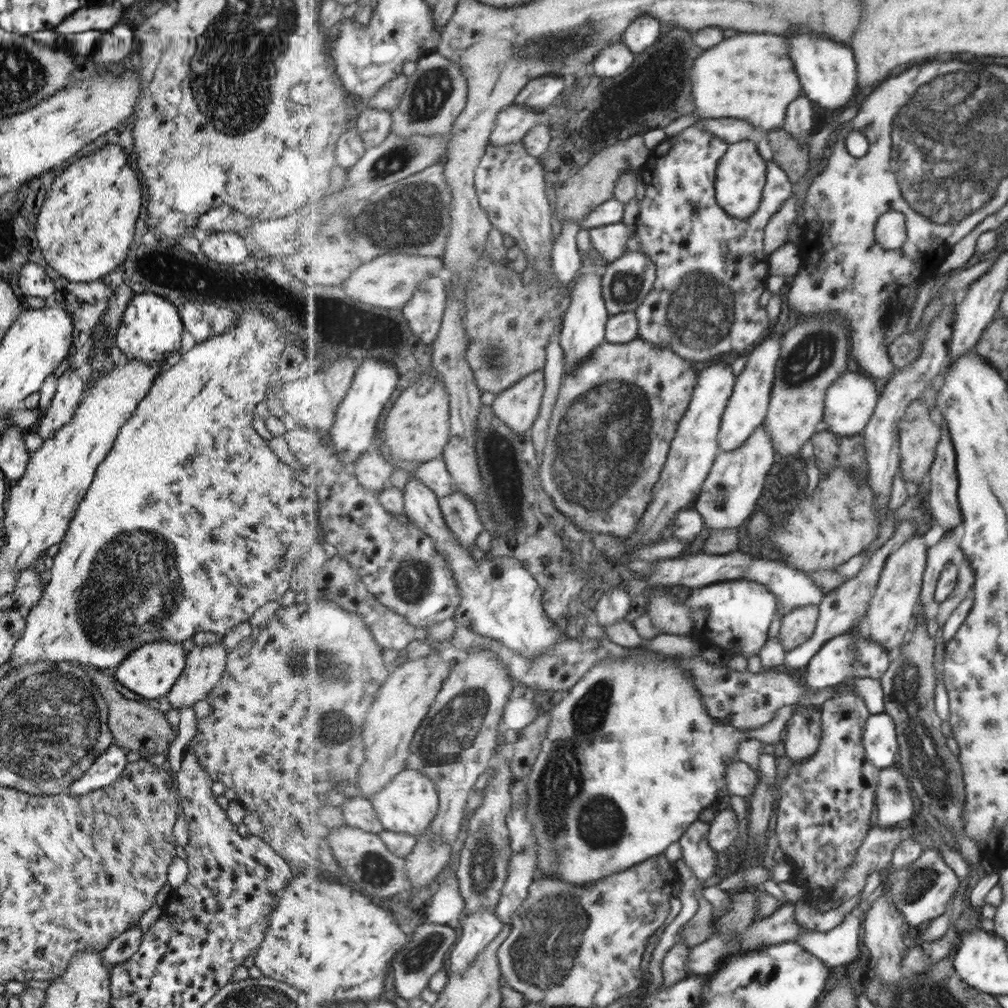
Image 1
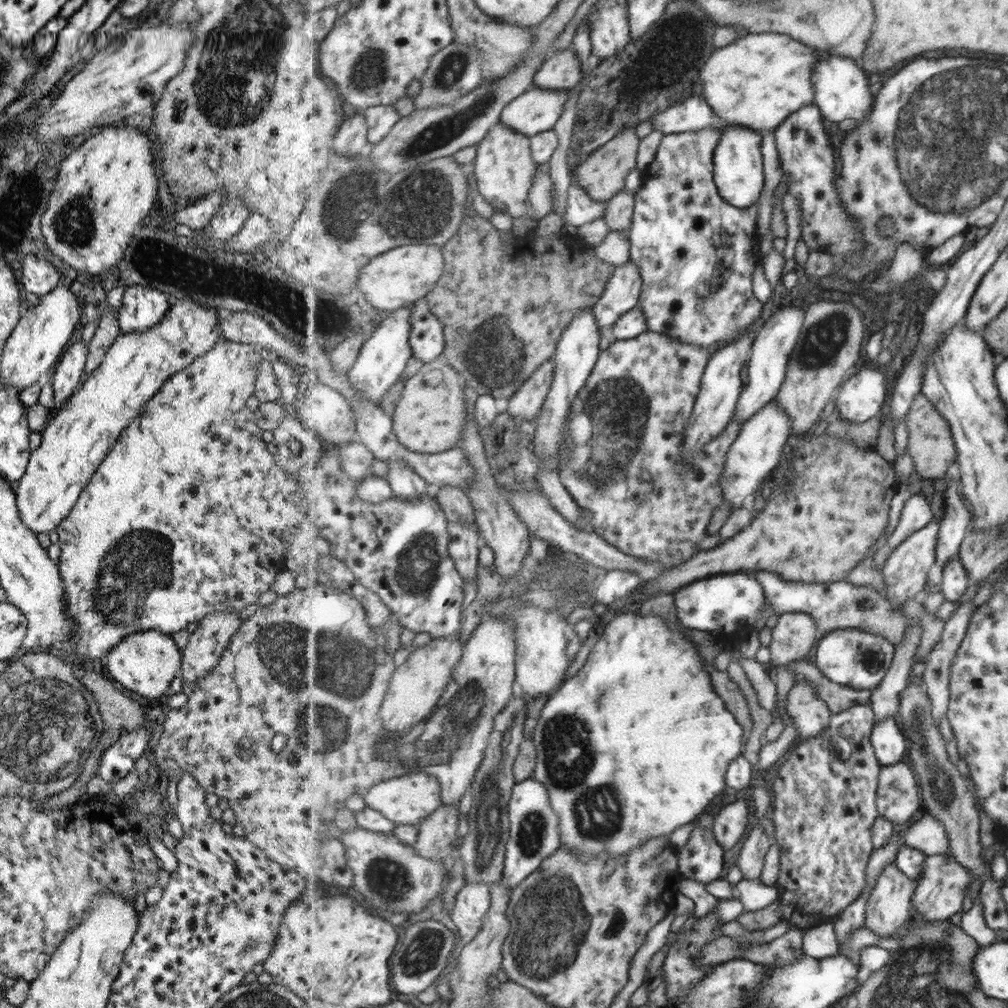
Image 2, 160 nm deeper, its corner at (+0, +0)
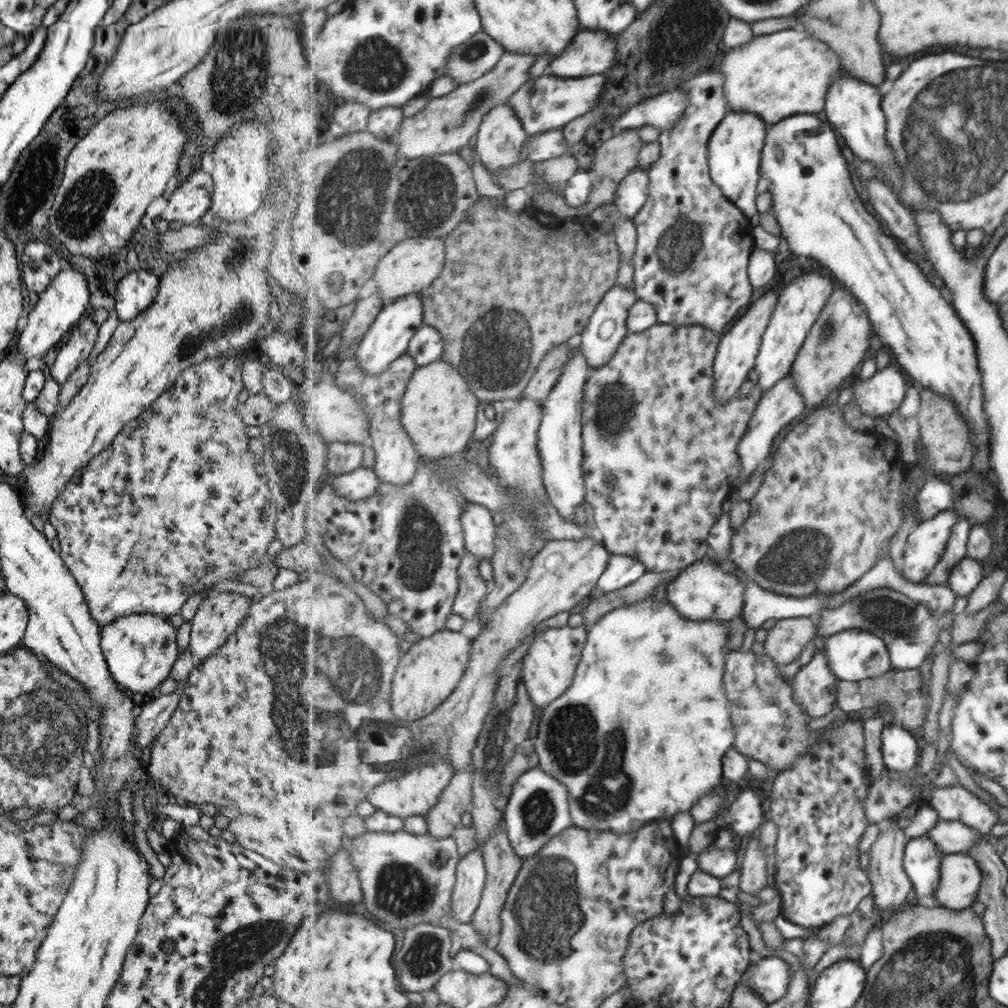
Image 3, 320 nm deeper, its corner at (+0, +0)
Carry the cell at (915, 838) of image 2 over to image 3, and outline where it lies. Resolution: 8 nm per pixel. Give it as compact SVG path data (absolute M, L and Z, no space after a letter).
M941 819L928 834L945 854L965 853L971 850L983 836L968 824L956 820Z

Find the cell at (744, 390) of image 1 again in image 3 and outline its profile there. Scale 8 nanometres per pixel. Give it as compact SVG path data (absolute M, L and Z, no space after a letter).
M819 270L803 272L782 289L774 316L764 334L762 348L754 368L759 374L757 385L764 393L773 389L779 381L792 372L799 351L833 293L833 282Z

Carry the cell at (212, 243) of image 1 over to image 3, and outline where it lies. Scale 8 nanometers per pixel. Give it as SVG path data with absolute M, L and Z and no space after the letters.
M245 121L233 127L212 150L212 196L209 213L226 223L252 215L264 200L272 166L268 163L272 136L261 121Z

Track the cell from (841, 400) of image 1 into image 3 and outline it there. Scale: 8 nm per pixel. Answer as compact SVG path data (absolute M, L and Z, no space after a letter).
M889 365L873 378L857 381L853 403L867 416L891 416L901 408L907 388L905 376Z

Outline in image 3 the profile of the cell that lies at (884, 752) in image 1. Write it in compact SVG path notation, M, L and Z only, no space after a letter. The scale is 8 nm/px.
M888 723L882 732L882 751L888 770L909 772L917 766L921 744L911 731Z

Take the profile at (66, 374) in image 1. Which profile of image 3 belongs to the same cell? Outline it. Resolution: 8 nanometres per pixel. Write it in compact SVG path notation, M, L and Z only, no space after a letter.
M91 318L82 319L69 332L69 338L53 353L46 365L48 377L59 386L71 374L77 365L85 362L91 347L95 344L98 326Z

